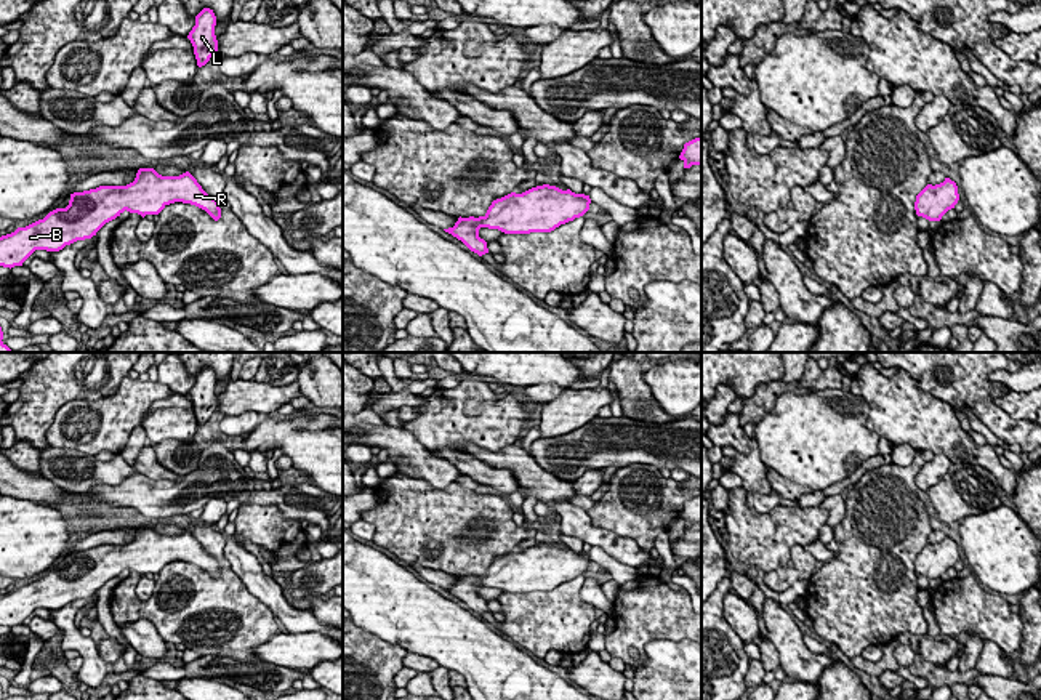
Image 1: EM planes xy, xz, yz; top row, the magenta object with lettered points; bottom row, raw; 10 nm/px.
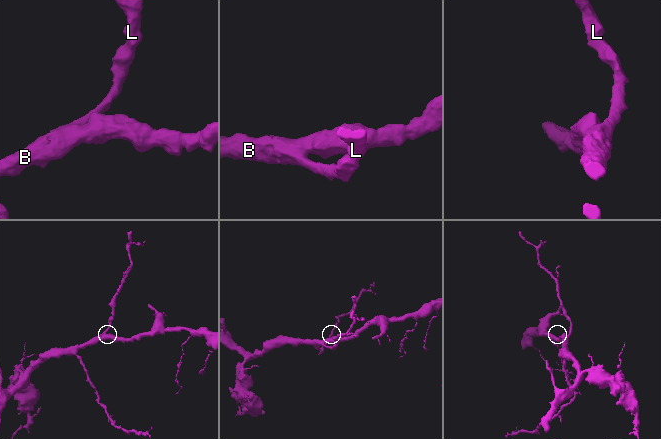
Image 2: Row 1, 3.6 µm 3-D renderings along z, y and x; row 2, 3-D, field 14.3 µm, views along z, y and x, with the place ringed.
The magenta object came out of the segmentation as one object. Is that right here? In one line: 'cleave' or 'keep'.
keep

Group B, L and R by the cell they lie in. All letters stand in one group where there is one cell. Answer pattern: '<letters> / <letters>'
B L R

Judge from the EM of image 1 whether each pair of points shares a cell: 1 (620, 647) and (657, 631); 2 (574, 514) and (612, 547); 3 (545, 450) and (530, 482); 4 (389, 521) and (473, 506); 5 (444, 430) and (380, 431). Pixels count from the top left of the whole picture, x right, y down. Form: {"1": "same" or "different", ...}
{"1": "same", "2": "same", "3": "different", "4": "same", "5": "different"}

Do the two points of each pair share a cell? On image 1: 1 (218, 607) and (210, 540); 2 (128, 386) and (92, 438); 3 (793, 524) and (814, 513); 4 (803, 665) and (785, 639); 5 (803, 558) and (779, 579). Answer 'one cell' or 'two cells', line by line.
1: one cell
2: one cell
3: one cell
4: one cell
5: one cell

